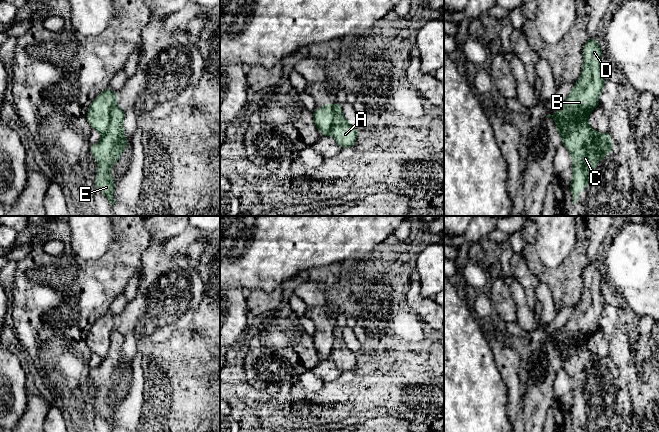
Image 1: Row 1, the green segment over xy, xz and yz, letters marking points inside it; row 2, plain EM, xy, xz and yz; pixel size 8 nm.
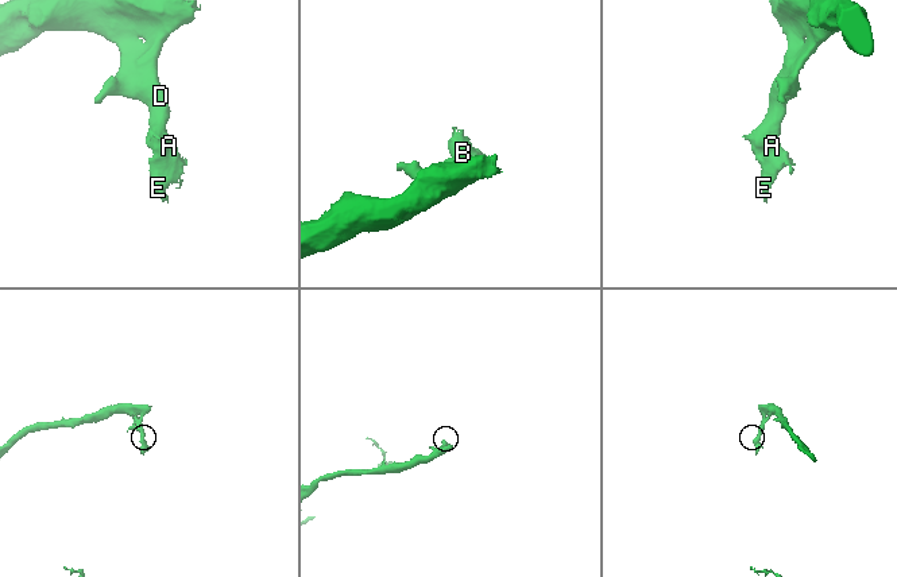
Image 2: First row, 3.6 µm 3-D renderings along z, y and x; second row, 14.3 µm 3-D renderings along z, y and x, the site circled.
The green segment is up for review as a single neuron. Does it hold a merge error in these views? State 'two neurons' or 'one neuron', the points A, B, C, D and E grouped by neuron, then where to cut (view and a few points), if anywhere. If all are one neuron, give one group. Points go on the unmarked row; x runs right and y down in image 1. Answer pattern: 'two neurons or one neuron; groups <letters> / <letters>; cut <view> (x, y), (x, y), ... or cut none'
two neurons; groups A C E / B D; cut xy (114, 327), (110, 333), (108, 354), (103, 359)

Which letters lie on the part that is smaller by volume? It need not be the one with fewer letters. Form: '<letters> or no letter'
A, C, E

